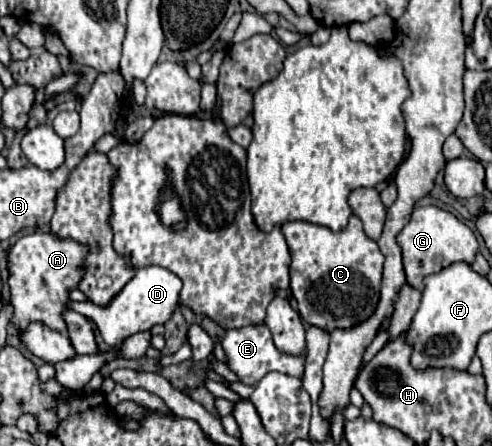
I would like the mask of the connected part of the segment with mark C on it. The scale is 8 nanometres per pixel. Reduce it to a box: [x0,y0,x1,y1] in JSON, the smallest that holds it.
[282,216,384,332]

